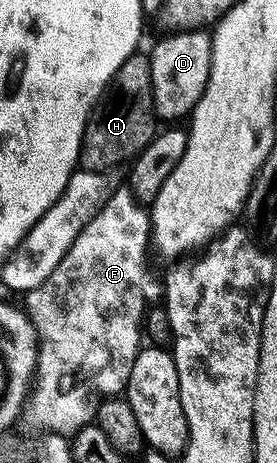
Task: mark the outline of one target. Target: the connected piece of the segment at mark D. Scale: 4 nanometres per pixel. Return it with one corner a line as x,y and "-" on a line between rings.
191,31
189,33
170,33
163,41
154,45
154,50
149,50
148,56
152,67
152,87
154,88
154,112
166,123
174,123
177,117
185,118
193,114
196,103
204,95
204,87
210,78
210,50
212,37
206,31

